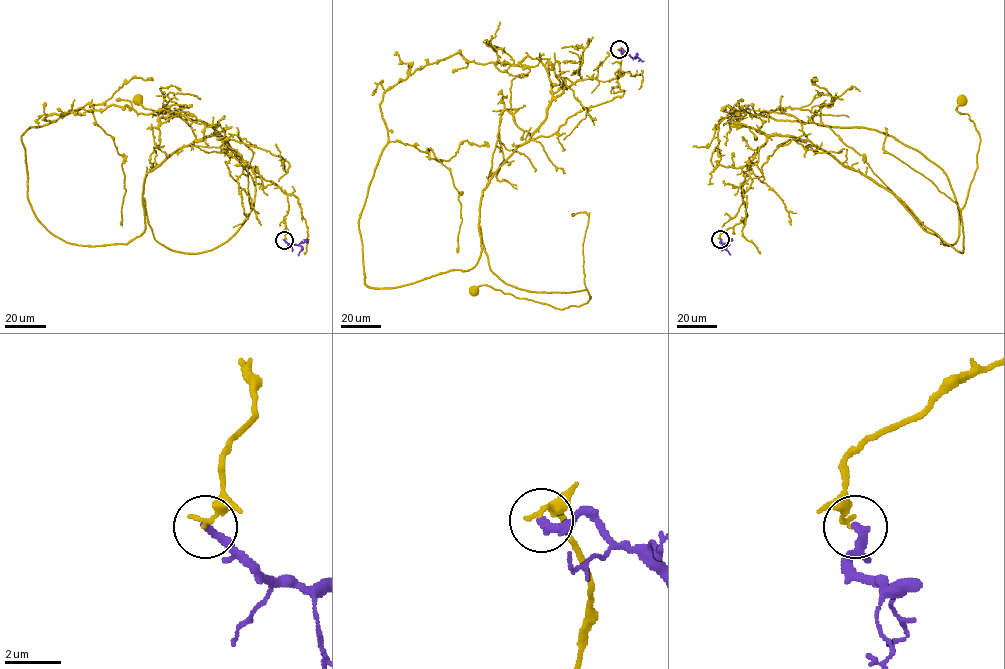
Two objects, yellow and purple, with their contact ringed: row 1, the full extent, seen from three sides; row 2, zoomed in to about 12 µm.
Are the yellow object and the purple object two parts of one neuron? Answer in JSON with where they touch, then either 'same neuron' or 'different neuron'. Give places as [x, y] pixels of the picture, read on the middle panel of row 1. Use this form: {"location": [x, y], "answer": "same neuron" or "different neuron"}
{"location": [619, 49], "answer": "different neuron"}

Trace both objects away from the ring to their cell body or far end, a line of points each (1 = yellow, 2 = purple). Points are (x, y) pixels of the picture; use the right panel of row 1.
1: (720, 239), (746, 217), (753, 156), (792, 135), (963, 252), (980, 142), (963, 99)
2: (720, 239), (721, 243), (729, 244), (726, 249), (730, 254)

